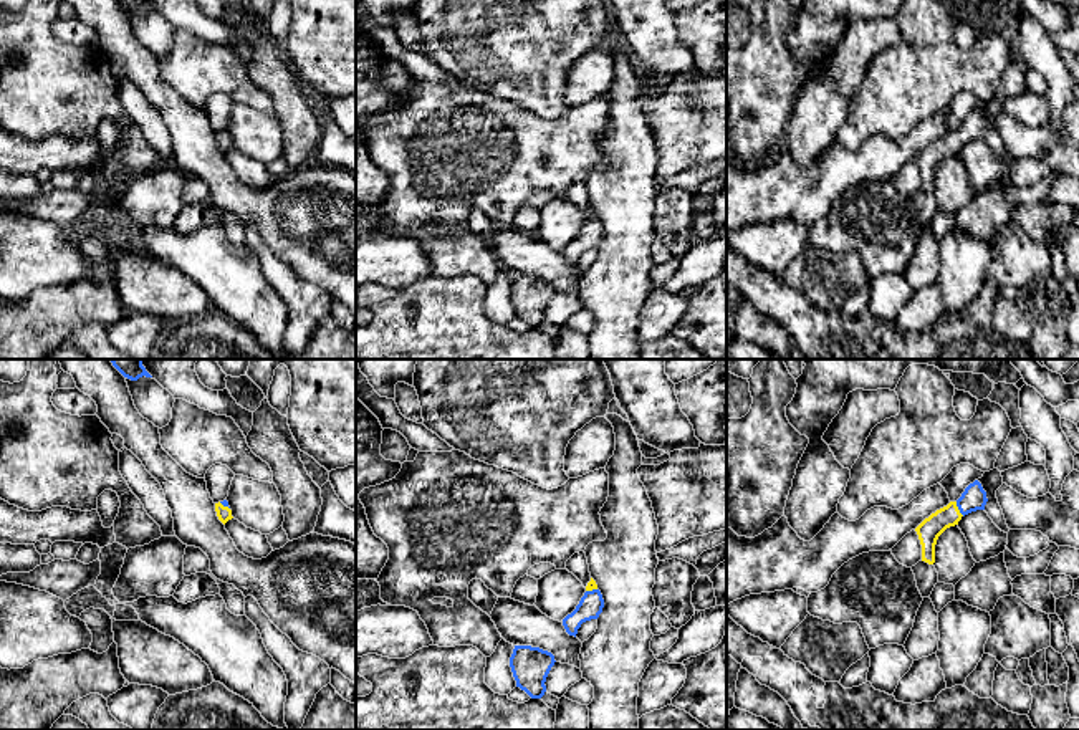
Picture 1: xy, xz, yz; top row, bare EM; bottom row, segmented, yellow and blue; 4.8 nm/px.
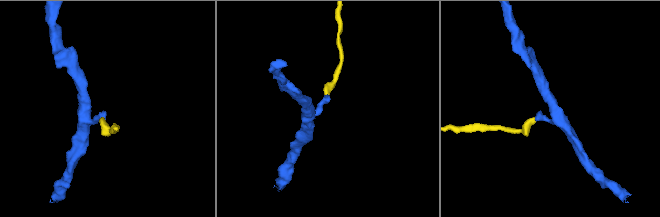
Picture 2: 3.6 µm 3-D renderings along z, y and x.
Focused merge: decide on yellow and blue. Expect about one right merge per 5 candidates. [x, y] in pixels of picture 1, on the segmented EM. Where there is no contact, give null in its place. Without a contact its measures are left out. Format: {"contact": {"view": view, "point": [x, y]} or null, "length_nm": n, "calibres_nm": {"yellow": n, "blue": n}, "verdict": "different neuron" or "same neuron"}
{"contact": {"view": "yz", "point": [957, 509]}, "length_nm": 80, "calibres_nm": {"yellow": 110, "blue": 120}, "verdict": "same neuron"}

